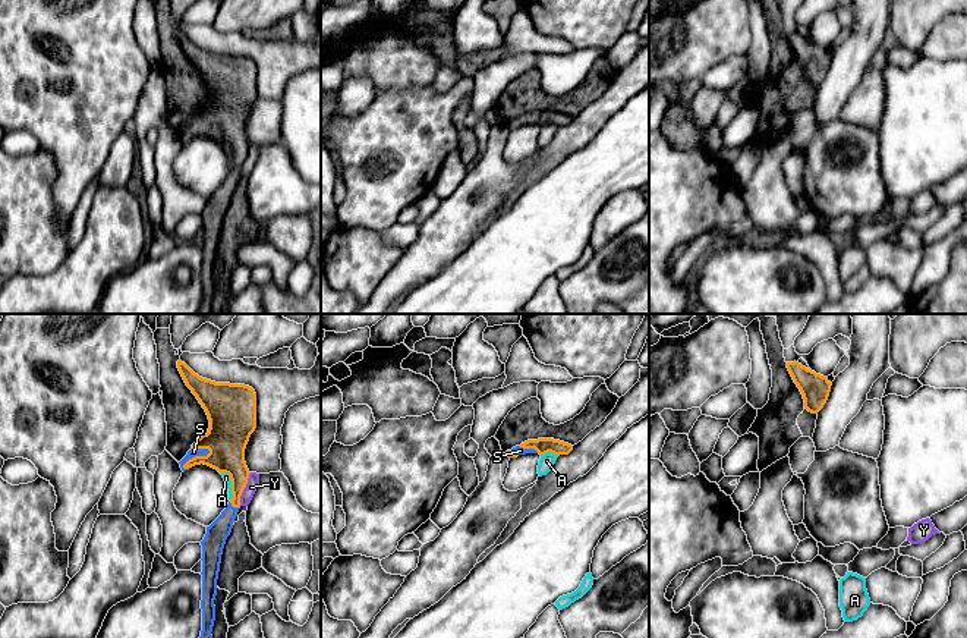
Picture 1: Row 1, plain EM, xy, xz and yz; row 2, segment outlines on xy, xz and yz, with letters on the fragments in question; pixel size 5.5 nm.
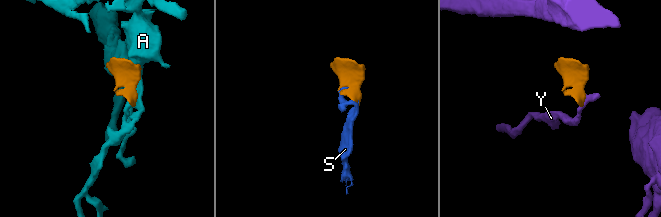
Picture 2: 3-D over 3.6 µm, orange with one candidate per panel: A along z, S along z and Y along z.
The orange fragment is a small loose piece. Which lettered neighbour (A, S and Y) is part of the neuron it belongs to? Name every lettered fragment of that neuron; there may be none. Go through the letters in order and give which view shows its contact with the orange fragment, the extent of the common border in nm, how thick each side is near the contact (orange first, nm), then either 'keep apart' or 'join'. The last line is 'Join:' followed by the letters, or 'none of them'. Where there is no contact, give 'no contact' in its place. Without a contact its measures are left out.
A: meets orange in xy; contact 170 nm long; 220 nm thick on the orange side, 40 nm on the other; keep apart
S: meets orange in xy; contact 180 nm long; 240 nm thick on the orange side, 50 nm on the other; join
Y: meets orange in xy; contact 200 nm long; 190 nm thick on the orange side, 70 nm on the other; keep apart
Join: S

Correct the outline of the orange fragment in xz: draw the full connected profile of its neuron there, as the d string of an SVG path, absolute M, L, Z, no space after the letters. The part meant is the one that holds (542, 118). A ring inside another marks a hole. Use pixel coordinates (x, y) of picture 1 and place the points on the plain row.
M538 110L538 111L527 111L520 117L507 122L505 125L508 129L517 129L519 126L526 126L526 125L545 126L548 123L560 128L560 126L568 126L571 122L573 117L568 114L554 111L554 110Z

